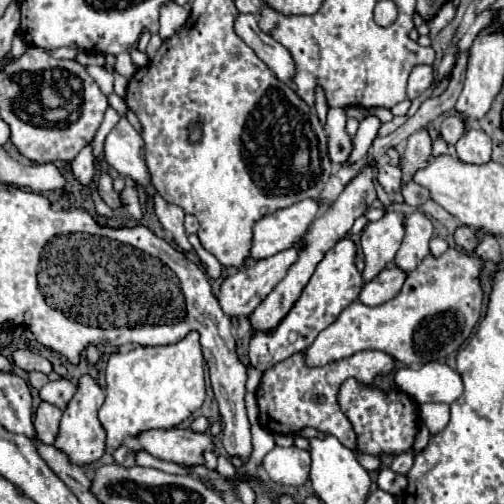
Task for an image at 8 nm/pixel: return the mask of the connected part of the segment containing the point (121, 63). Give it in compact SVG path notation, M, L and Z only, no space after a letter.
M123 52L123 54L119 54L119 56L117 56L117 62L115 62L115 70L117 70L121 76L125 76L127 80L129 80L129 78L135 74L137 66L133 64L133 60L131 60L129 52Z

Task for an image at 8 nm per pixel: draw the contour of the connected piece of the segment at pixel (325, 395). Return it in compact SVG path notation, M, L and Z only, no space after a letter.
M363 350L321 368L307 366L305 354L297 352L287 360L267 368L261 374L261 384L257 388L259 422L271 434L297 434L303 428L311 426L325 434L335 436L343 446L357 450L357 434L337 402L341 384L347 378L355 378L359 384L371 388L377 376L385 376L393 370L395 370L395 358L383 350Z

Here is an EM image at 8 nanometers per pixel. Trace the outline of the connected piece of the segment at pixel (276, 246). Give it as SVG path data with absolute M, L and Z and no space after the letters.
M301 200L289 208L277 210L261 218L253 228L255 236L251 258L263 260L299 244L307 228L315 220L317 212L319 212L317 200Z

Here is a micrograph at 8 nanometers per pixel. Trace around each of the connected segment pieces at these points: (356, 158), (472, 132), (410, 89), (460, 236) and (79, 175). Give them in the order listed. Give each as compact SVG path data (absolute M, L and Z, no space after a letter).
M369 114L361 124L359 124L359 130L357 134L353 136L353 150L351 150L351 156L349 160L343 164L343 166L351 166L351 164L357 164L357 162L363 162L373 146L373 140L377 136L377 130L379 130L381 122L375 114Z
M469 128L455 148L465 164L487 164L491 160L491 138L479 128Z
M417 66L411 76L409 76L409 86L407 86L407 98L415 100L419 98L431 84L433 84L433 68L431 66Z
M459 226L455 230L455 244L459 248L463 248L465 252L469 252L469 254L475 254L475 248L479 246L479 242L481 240L473 234L473 230L469 226Z
M85 146L79 156L73 160L73 176L81 182L83 188L89 188L95 182L95 164L93 164L91 146Z

